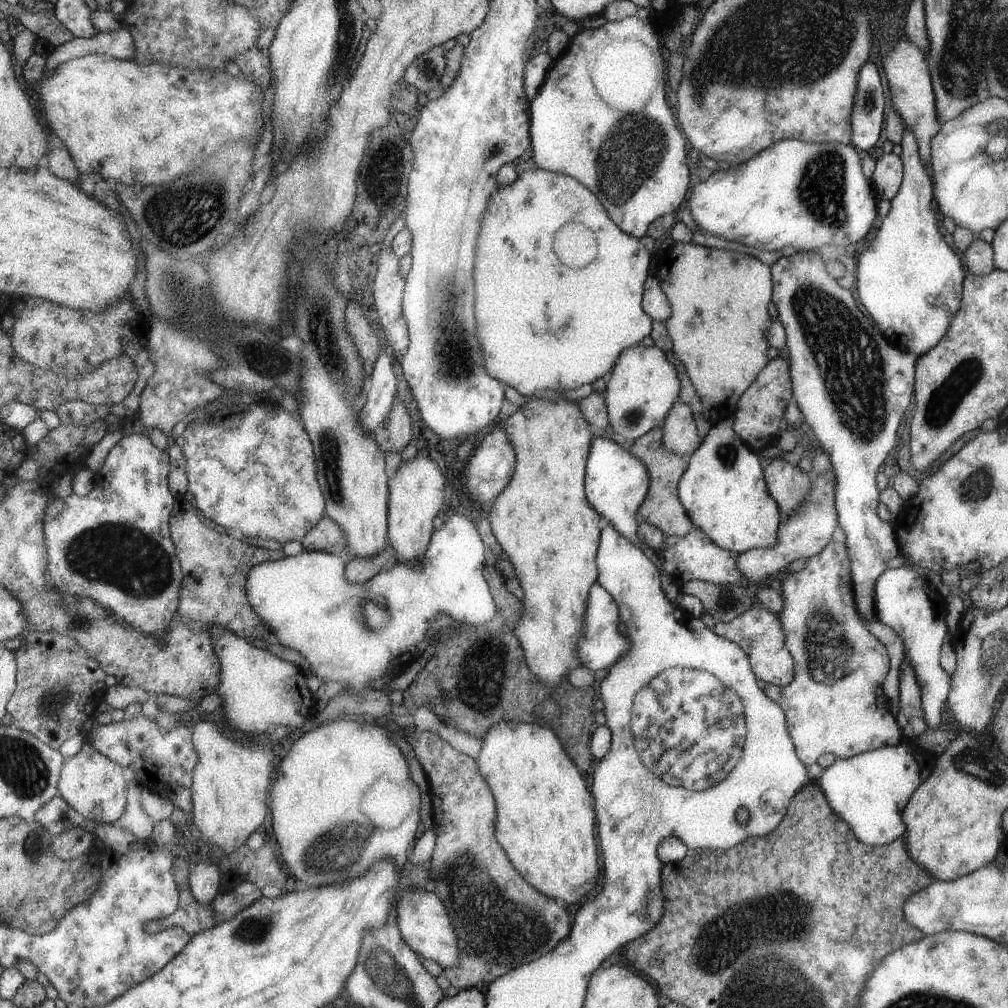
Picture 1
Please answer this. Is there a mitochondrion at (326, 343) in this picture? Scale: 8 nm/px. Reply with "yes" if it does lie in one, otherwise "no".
yes

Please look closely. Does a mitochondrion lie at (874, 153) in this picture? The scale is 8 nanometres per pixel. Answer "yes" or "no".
no

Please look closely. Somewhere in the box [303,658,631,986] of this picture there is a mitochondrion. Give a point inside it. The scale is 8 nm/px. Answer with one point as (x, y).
(472, 901)

